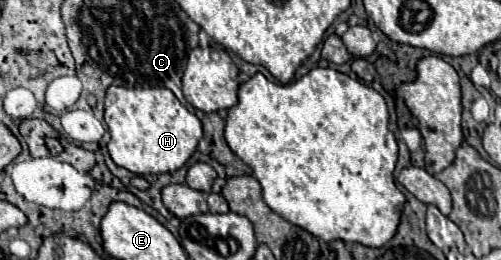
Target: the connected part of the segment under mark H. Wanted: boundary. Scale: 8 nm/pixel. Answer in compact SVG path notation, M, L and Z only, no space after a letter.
M111 85L105 97L105 123L111 133L111 141L107 143L111 159L129 169L135 175L149 173L171 173L185 165L185 161L195 153L197 143L201 139L201 121L195 113L191 113L181 101L165 87L149 87L149 89L125 89Z

